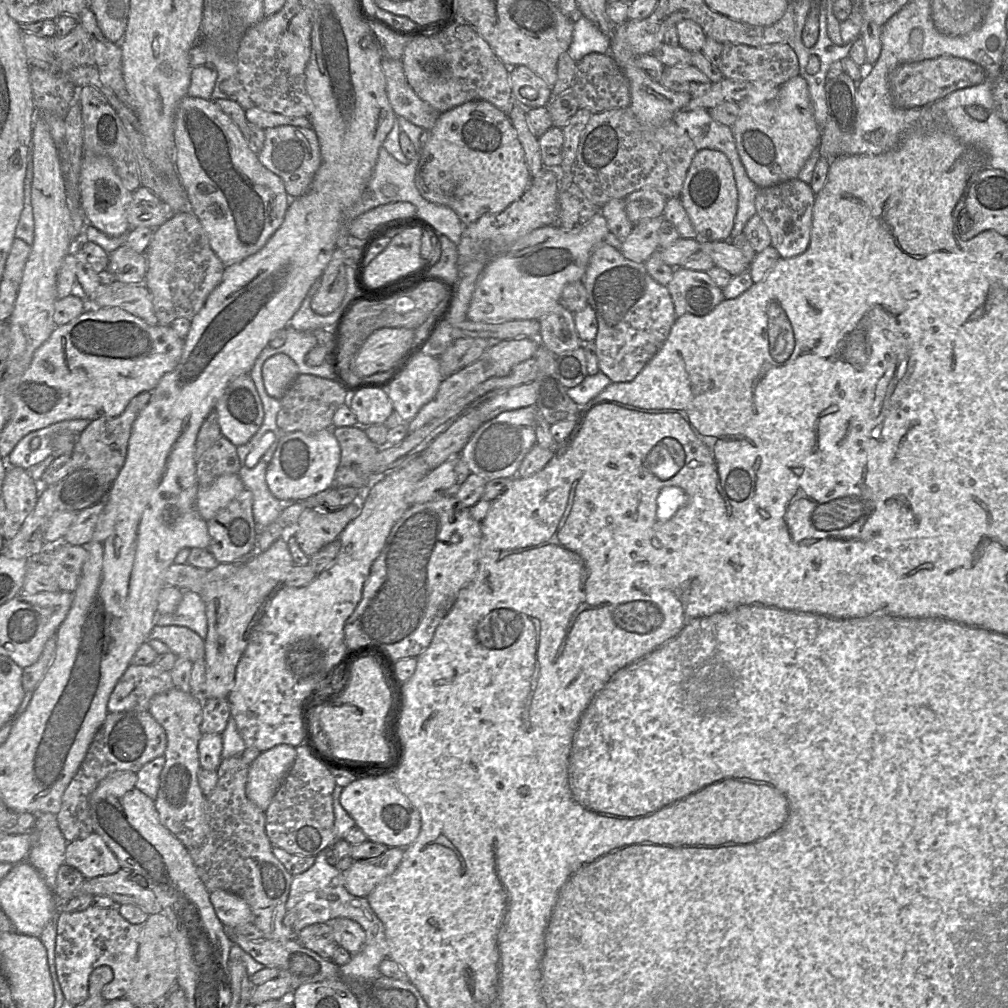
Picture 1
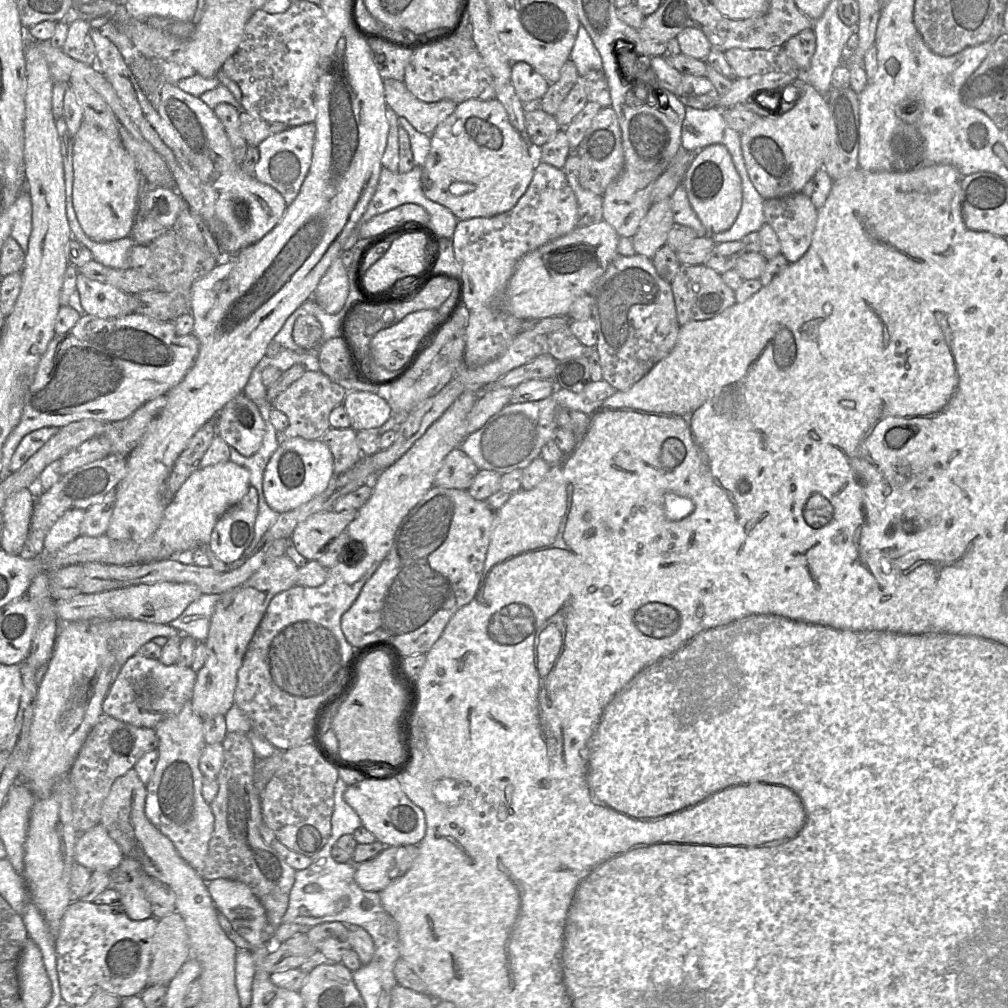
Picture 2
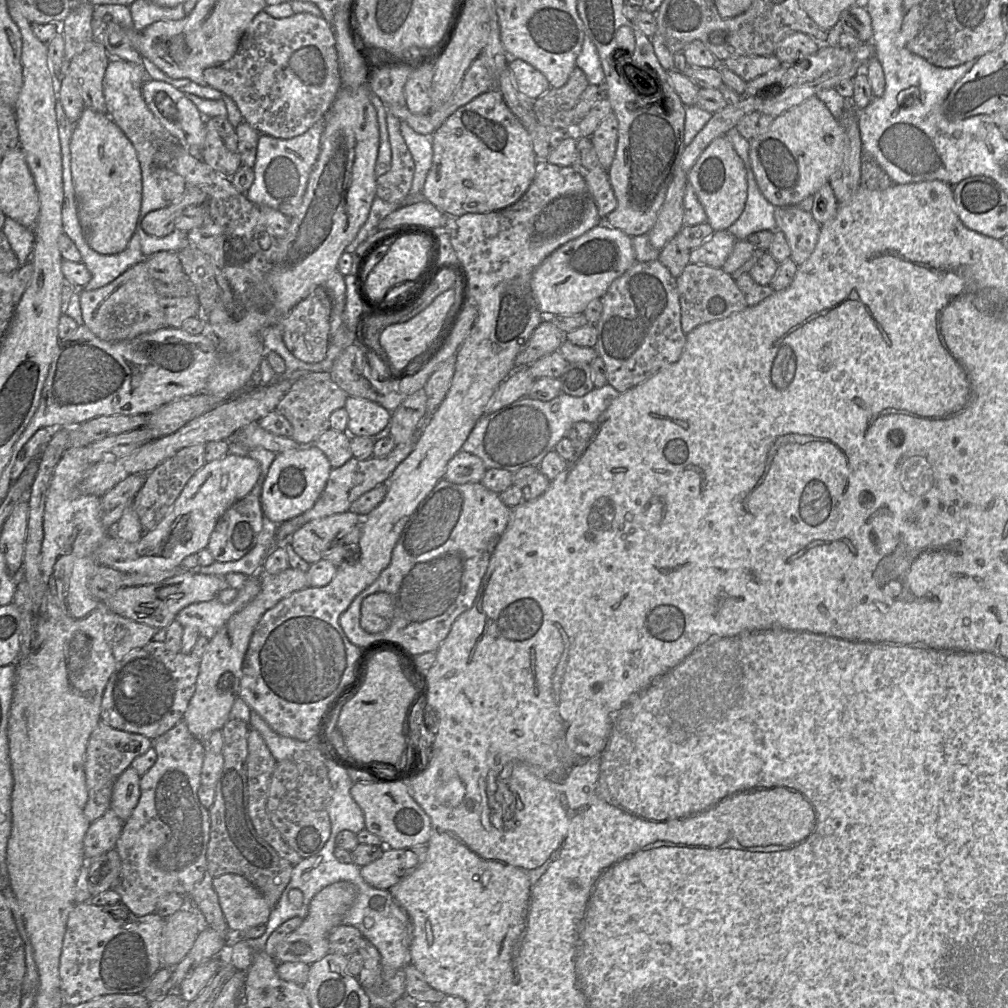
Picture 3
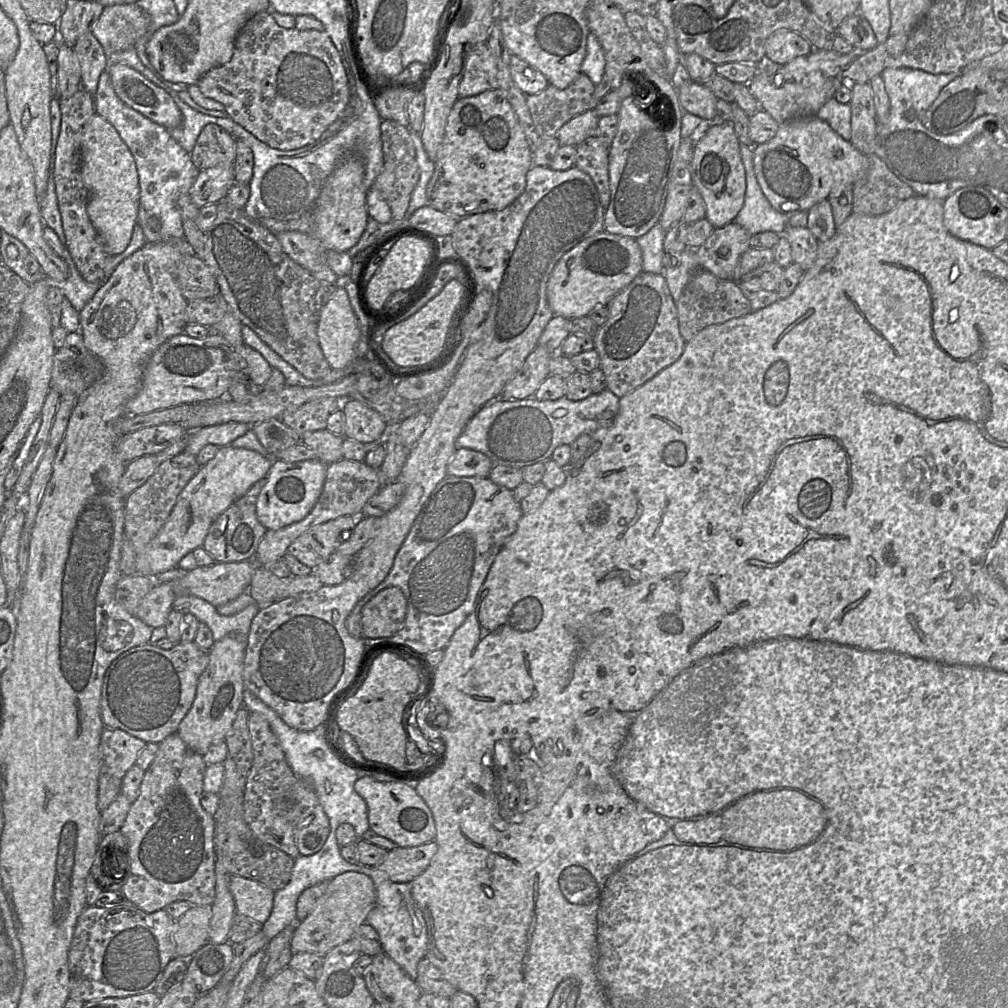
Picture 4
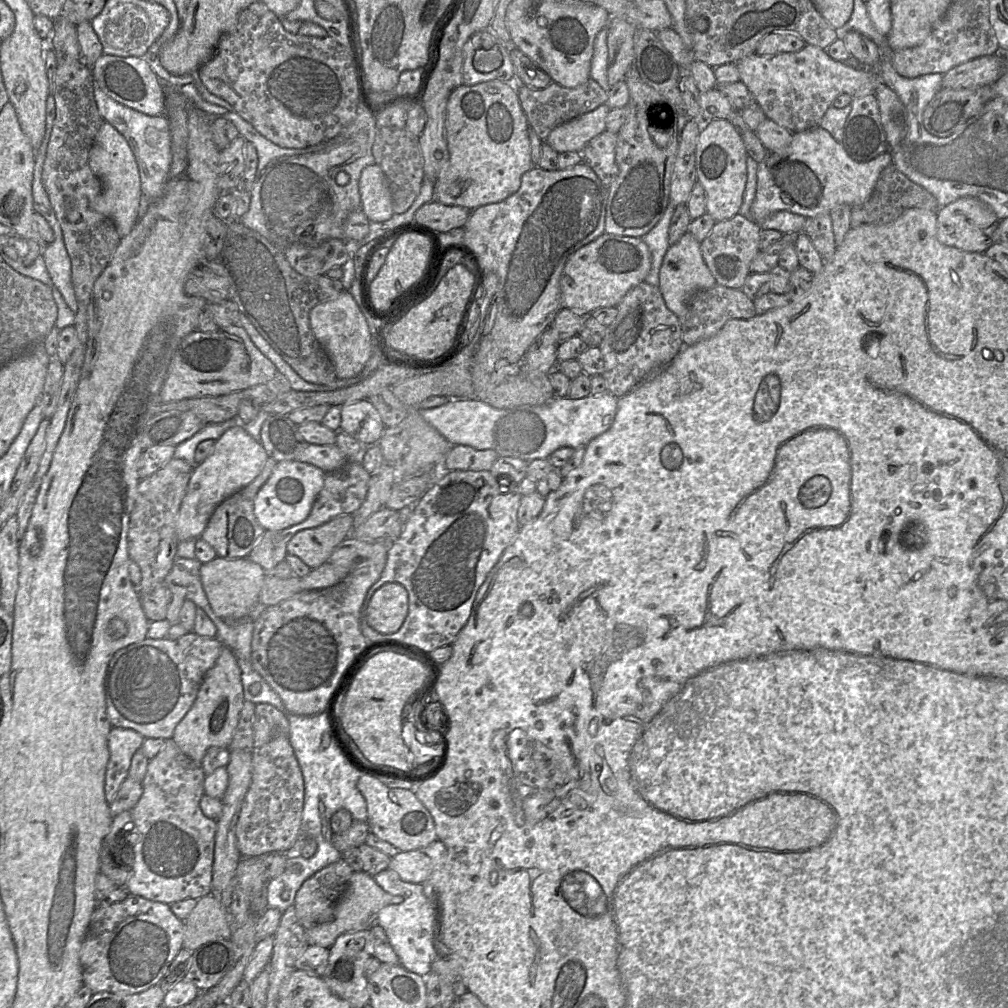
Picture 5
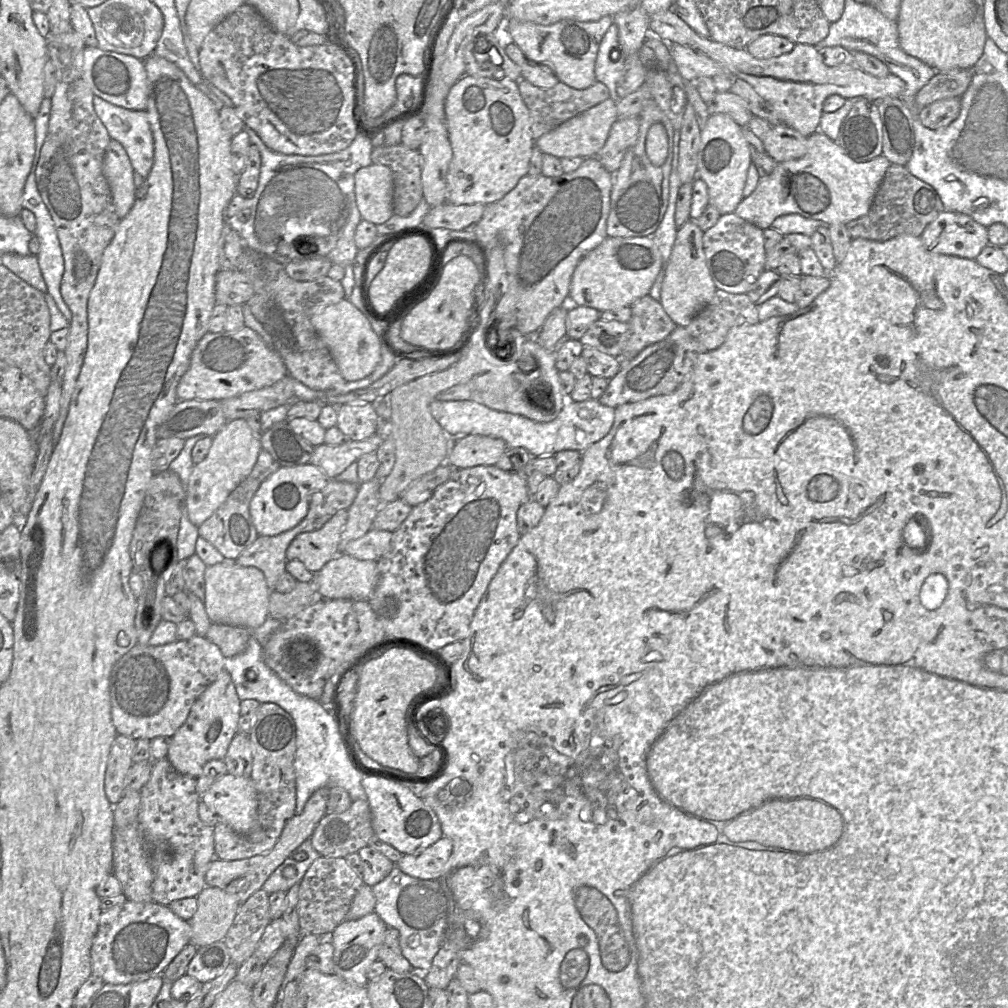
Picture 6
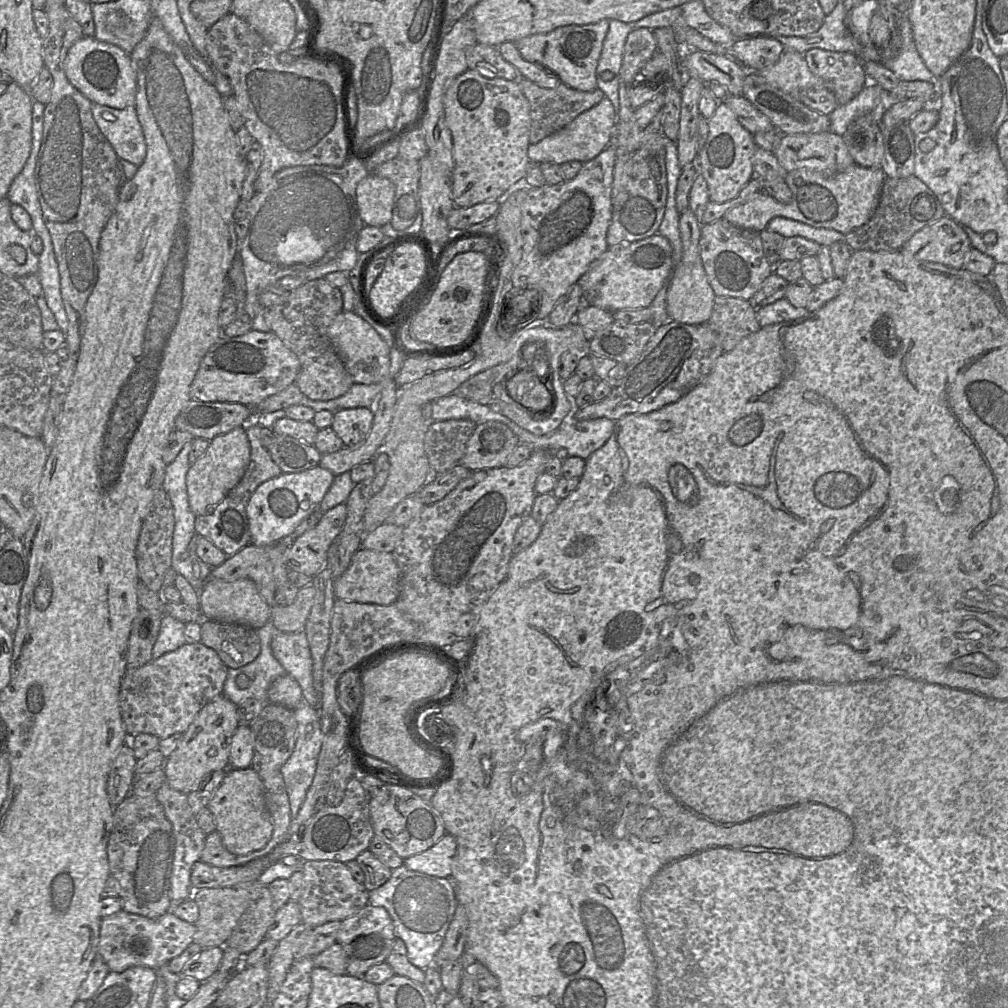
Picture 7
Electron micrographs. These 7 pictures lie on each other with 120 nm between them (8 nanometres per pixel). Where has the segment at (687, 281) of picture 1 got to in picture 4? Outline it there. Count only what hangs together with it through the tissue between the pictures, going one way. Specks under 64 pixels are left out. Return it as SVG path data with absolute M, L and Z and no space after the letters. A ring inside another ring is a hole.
M699 268L692 275L676 302L676 308L679 332L686 343L708 326L722 324L730 319L745 316L752 311L750 300L743 295L735 281L720 279L703 268Z

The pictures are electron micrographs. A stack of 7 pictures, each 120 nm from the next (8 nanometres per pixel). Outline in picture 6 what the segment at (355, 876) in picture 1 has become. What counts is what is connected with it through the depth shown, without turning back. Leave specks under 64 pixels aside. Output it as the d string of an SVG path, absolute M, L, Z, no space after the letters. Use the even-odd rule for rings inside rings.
M443 836L418 853L403 854L396 866L405 874L415 878L438 879L446 872L452 851L452 841Z

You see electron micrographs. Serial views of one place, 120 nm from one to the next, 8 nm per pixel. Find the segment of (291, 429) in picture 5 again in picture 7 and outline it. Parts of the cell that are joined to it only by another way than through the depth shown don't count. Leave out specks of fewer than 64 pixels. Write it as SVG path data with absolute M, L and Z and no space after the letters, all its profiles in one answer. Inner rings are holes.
M276 435L266 449L282 473L299 473L318 466L321 460L320 452L313 445L286 435Z

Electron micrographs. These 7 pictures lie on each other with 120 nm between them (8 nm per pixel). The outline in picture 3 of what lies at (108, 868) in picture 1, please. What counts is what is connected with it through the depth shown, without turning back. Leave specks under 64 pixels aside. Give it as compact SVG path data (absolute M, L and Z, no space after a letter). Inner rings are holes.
M112 808L90 823L83 841L87 861L115 848L124 823Z

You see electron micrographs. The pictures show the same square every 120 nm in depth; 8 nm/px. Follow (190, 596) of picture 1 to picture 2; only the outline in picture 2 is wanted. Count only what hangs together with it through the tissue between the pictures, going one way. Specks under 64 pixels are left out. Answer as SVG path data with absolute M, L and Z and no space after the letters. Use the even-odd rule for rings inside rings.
M202 594L169 626L179 631L182 636L190 636L197 642L204 642L208 637L210 621L220 595Z

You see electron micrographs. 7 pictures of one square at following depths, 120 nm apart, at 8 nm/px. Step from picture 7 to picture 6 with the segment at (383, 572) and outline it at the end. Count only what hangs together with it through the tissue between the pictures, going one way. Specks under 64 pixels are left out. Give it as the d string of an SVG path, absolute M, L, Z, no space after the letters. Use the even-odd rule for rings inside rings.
M338 554L314 574L313 585L319 598L369 601L379 580L377 561L359 560L347 554Z

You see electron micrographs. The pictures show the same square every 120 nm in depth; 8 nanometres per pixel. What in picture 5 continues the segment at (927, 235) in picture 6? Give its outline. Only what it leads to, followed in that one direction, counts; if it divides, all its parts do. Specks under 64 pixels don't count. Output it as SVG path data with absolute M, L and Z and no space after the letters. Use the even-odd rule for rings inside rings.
M962 197L938 209L936 237L943 245L965 252L984 253L997 243L999 221L988 205L972 197Z

